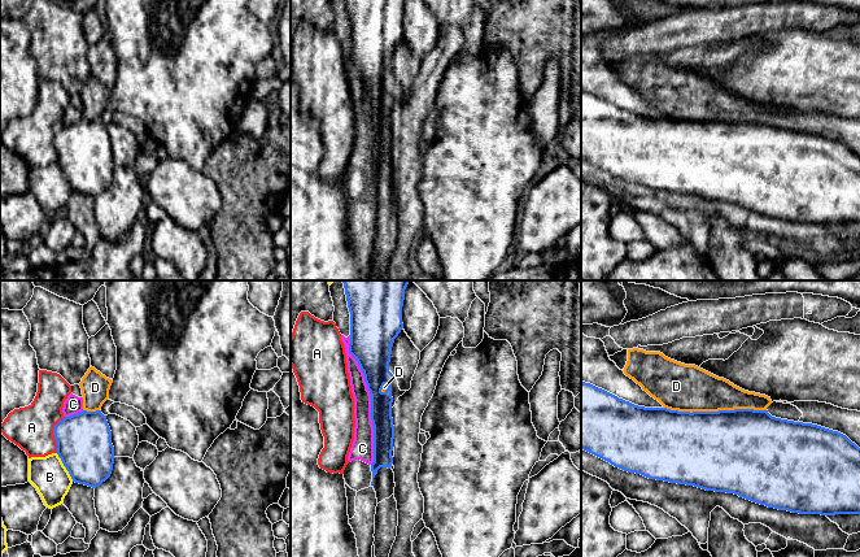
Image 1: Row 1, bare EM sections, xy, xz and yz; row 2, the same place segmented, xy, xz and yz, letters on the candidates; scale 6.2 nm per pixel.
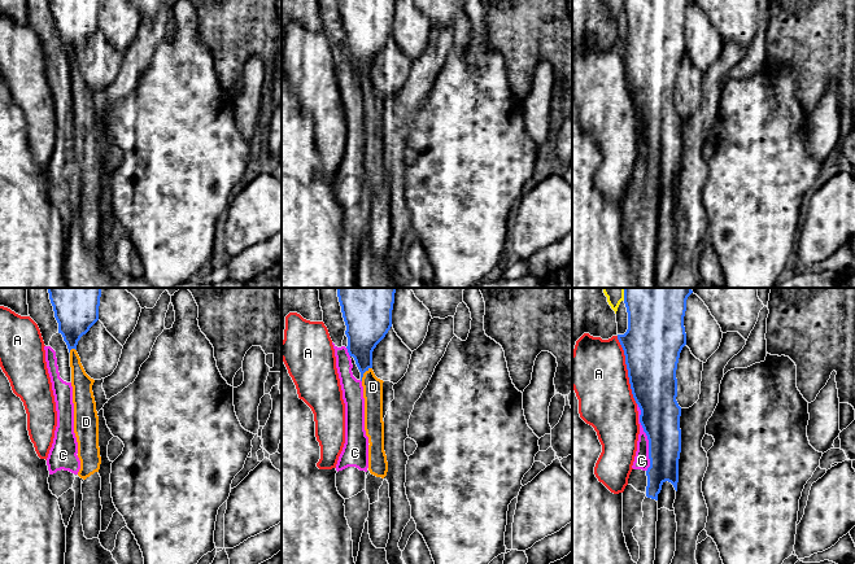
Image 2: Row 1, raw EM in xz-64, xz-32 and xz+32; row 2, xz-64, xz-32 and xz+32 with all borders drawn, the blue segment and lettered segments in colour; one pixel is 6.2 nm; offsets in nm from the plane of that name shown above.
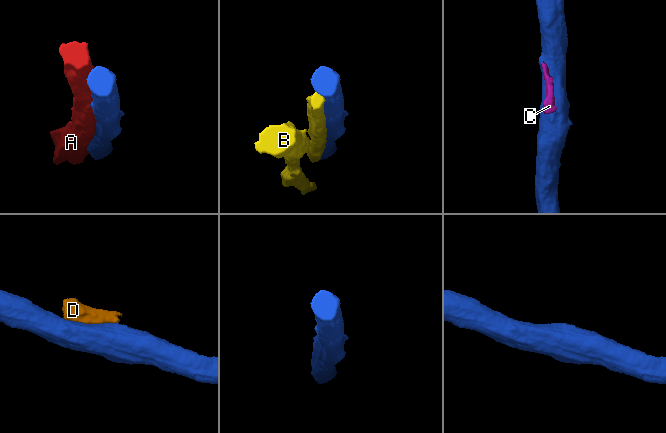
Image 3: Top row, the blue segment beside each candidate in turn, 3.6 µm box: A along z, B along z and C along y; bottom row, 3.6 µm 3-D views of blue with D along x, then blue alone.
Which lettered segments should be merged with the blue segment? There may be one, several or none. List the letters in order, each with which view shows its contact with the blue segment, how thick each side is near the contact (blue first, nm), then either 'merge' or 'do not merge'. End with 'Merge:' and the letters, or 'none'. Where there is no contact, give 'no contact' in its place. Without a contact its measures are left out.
A: meets blue in xy; 340 nm thick on the blue side, 280 nm on the other; do not merge
B: meets blue in xy; 340 nm thick on the blue side, 220 nm on the other; do not merge
C: meets blue in xz; 190 nm thick on the blue side, 130 nm on the other; do not merge
D: meets blue in yz; 500 nm thick on the blue side, 280 nm on the other; do not merge
Merge: none

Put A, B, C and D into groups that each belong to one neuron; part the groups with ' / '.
A / B / C / D

